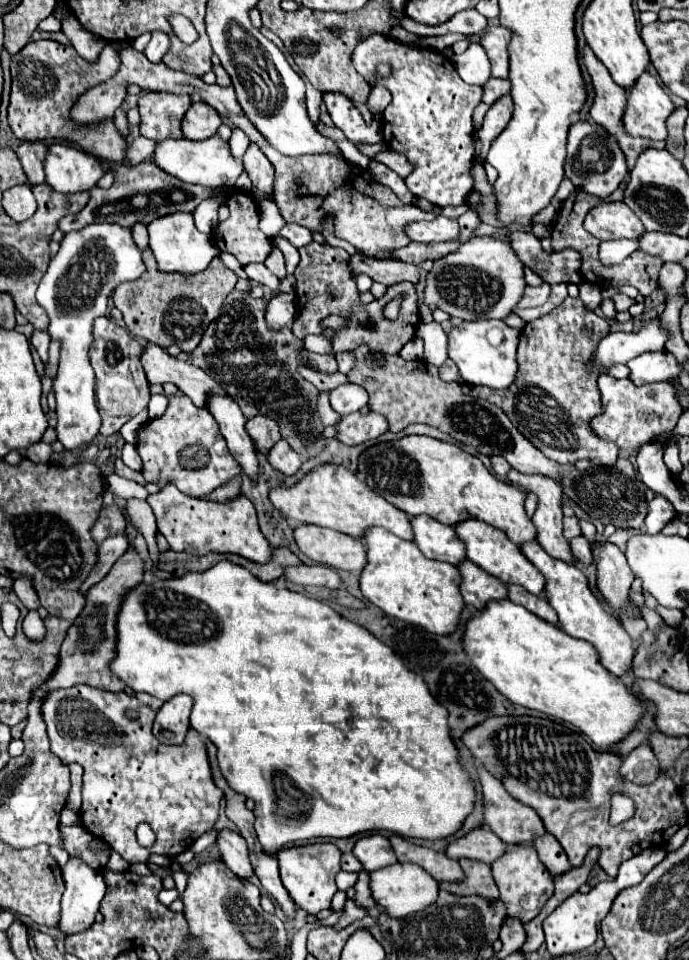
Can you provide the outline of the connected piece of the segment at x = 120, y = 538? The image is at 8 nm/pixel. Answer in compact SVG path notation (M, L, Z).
M126 532L122 534L116 534L116 536L110 536L108 540L104 540L100 544L100 550L98 550L98 564L96 568L92 570L92 574L88 576L88 580L80 586L82 592L88 592L94 584L98 584L108 572L110 568L114 566L114 562L128 550L128 536Z

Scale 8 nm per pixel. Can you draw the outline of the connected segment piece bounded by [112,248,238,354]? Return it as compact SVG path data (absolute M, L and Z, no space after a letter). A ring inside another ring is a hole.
M150 248L142 254L142 260L146 264L144 274L134 282L118 284L118 288L112 294L114 306L122 312L130 334L158 344L164 350L170 344L176 344L182 352L190 354L200 344L208 324L220 314L226 296L234 290L238 280L236 274L228 270L220 258L214 258L204 272L194 274L190 278L184 278L180 274L158 272Z

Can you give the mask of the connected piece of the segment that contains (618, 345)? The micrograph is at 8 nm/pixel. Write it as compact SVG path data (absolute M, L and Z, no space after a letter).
M658 318L650 320L638 332L610 332L600 340L588 368L594 372L606 372L612 364L626 364L644 352L664 350L668 338L670 332L660 324Z

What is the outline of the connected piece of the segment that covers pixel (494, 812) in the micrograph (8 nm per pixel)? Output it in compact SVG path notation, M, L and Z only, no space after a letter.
M478 770L480 772L480 780L482 780L482 788L484 788L484 824L506 844L532 844L534 838L542 836L544 824L540 820L540 816L536 814L536 810L532 810L530 806L518 802L516 798L512 798L502 782L492 776L488 770Z

